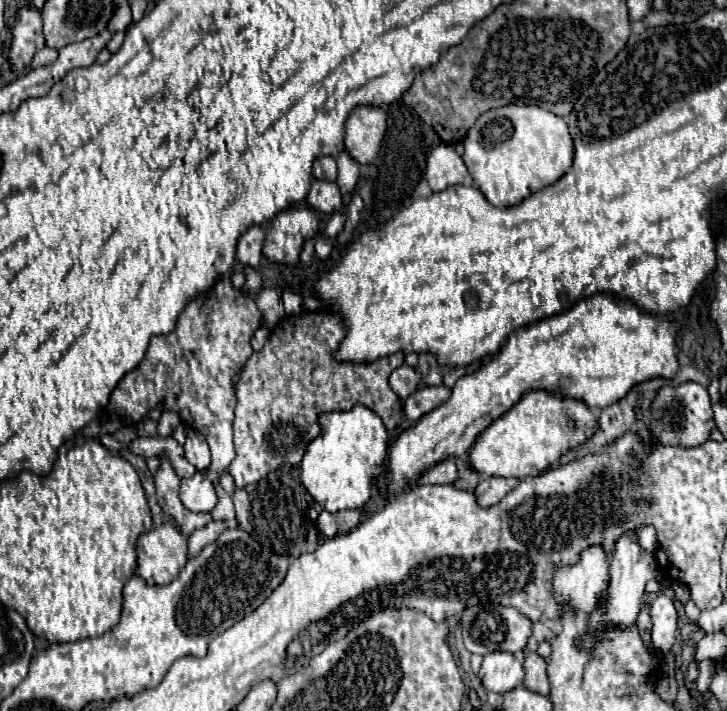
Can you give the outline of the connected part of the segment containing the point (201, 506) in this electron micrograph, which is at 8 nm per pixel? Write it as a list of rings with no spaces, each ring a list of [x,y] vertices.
[[[196,472],[190,478],[184,478],[180,484],[180,500],[190,512],[210,512],[216,502],[216,490],[214,484],[200,472]]]

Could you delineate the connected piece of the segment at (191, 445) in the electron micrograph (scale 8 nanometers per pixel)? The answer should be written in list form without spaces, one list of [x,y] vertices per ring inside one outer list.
[[[188,430],[186,442],[184,442],[184,454],[190,464],[194,464],[200,472],[204,472],[210,466],[210,448],[206,438],[198,430]]]

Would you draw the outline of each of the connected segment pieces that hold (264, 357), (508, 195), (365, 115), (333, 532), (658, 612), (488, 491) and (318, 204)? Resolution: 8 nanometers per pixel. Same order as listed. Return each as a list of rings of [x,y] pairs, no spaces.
[[[332,310],[286,316],[272,330],[266,346],[246,360],[236,386],[236,458],[228,470],[234,476],[236,488],[258,482],[284,462],[298,466],[306,444],[320,432],[320,412],[350,410],[360,402],[376,412],[388,430],[398,426],[402,402],[388,386],[388,376],[404,364],[404,352],[374,362],[340,362],[334,358],[334,352],[344,334],[344,316]]]
[[[516,104],[484,112],[468,130],[464,150],[464,162],[474,176],[474,184],[496,208],[516,206],[528,194],[556,182],[570,170],[574,156],[572,136],[564,118],[540,106]]]
[[[356,106],[346,120],[344,146],[360,164],[370,164],[382,146],[386,134],[386,112],[380,106]]]
[[[322,510],[316,518],[316,526],[322,538],[334,538],[338,534],[348,534],[360,524],[360,512],[358,510],[340,510],[336,514],[330,514]]]
[[[658,594],[650,604],[650,618],[652,618],[652,646],[658,654],[670,652],[676,630],[678,630],[678,616],[674,608],[674,600],[666,594]]]
[[[486,476],[476,486],[474,494],[478,498],[480,506],[494,506],[498,504],[510,490],[514,490],[520,482],[516,478],[498,478],[498,476]]]
[[[312,180],[312,186],[310,186],[306,200],[316,210],[326,212],[326,214],[338,212],[342,206],[342,196],[340,196],[338,186],[334,182],[328,182],[328,180]]]

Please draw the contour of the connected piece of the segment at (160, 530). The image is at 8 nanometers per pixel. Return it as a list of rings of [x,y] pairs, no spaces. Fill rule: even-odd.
[[[172,522],[162,524],[138,538],[136,574],[148,584],[168,584],[188,560],[188,538]]]

